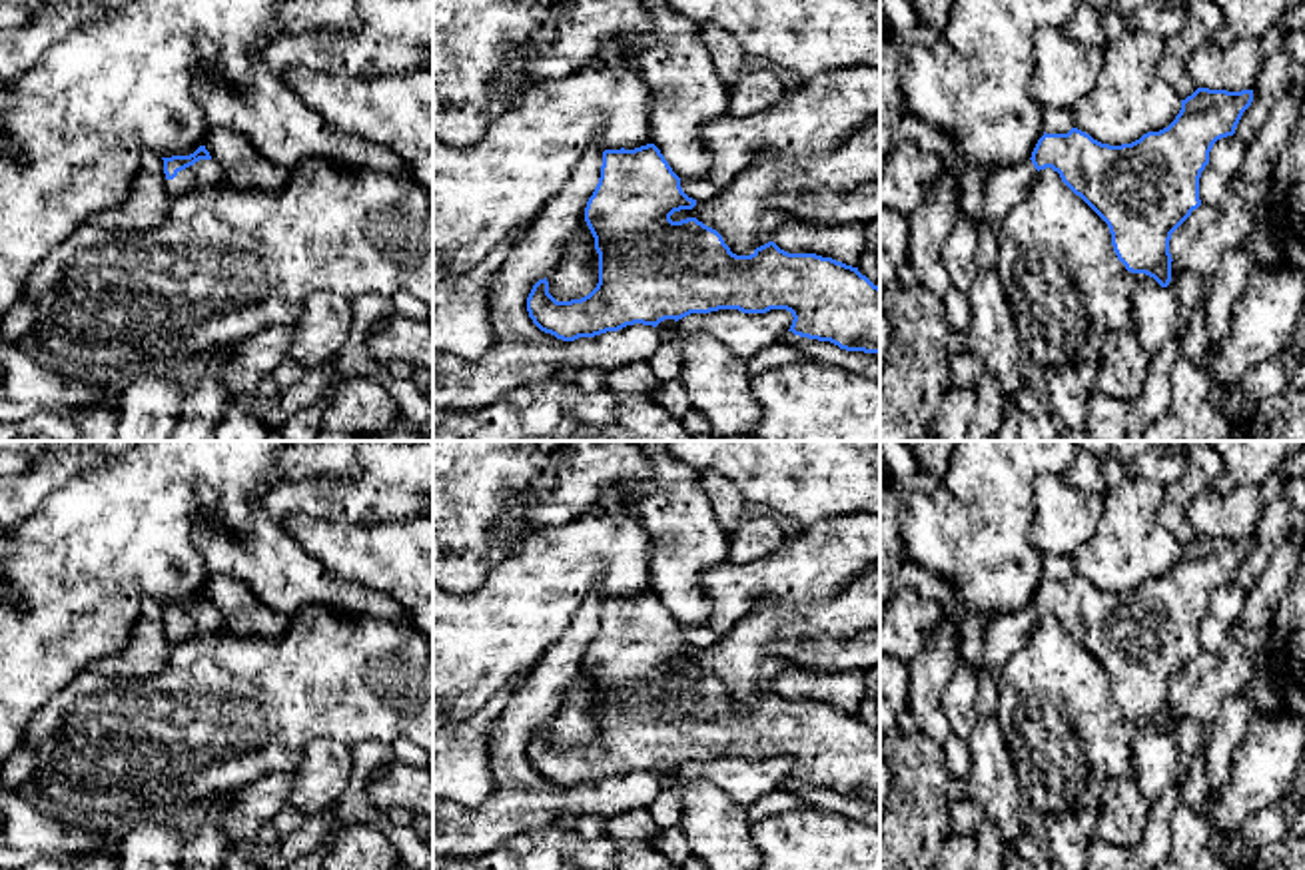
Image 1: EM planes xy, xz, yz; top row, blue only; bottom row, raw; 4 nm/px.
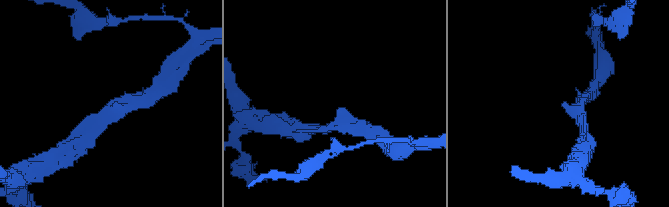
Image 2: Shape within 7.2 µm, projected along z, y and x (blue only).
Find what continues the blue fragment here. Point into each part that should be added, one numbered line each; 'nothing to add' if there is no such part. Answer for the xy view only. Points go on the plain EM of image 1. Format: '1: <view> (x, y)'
1: xy (206, 619)

